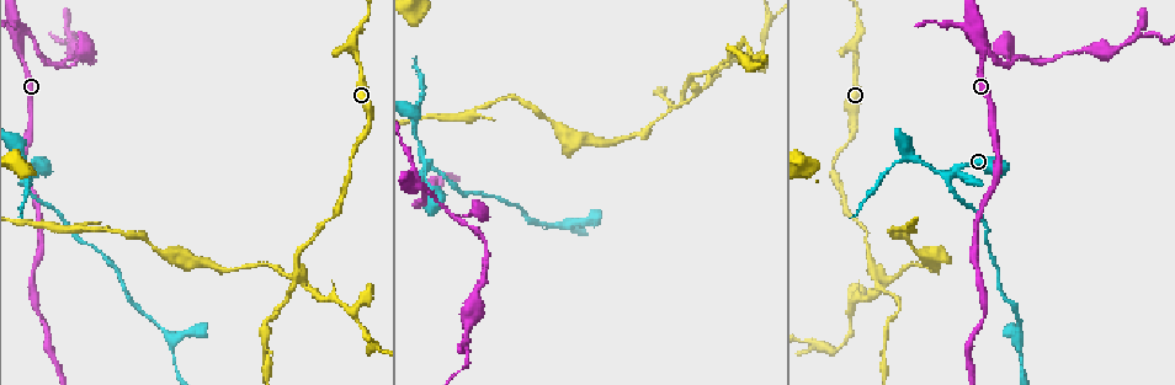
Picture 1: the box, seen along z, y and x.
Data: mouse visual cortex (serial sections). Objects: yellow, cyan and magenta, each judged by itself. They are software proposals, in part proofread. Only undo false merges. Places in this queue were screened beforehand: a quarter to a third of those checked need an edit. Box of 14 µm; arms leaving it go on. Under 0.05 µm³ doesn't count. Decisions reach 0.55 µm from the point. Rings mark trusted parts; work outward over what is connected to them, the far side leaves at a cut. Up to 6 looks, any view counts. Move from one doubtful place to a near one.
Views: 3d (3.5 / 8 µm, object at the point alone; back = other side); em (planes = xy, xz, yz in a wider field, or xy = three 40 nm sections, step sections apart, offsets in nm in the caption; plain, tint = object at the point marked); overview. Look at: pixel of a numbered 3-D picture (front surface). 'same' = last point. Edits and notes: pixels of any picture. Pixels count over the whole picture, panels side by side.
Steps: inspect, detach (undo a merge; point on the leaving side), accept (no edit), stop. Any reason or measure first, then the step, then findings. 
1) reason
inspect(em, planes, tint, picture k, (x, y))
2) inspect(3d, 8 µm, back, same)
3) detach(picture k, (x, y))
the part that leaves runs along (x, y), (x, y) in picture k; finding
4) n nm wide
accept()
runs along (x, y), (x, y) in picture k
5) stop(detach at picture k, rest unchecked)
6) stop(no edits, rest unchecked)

branch point
inspect(3d, 8 µm, back, picture 1, (855, 43))

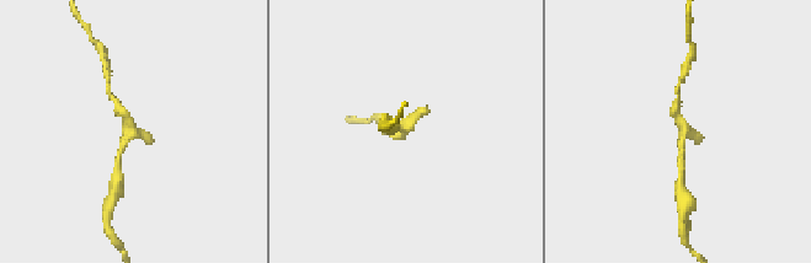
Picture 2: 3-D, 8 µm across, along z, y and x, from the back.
inspect(3d, 3.5 µm, picture 2, (132, 125))

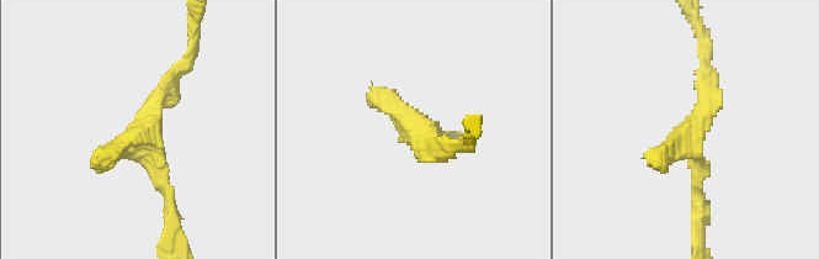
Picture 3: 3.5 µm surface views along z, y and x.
now the EM
inspect(em, planes, tint, picture 3, (417, 130))

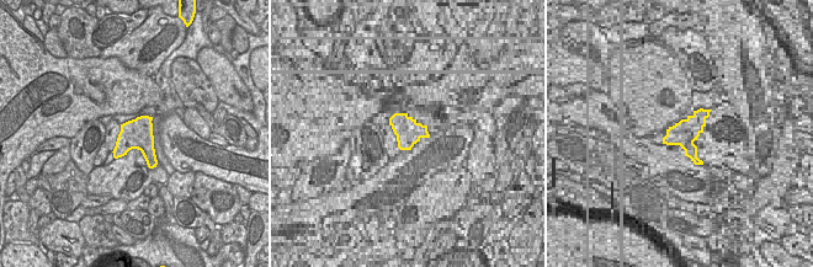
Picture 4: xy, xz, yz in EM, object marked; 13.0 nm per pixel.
accept()
runs along (171, 204), (142, 123), (179, 67) in picture 3; all the same cell

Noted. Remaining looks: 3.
side arm on a straight run
inspect(3d, 3.5 µm, picture 1, (694, 92))

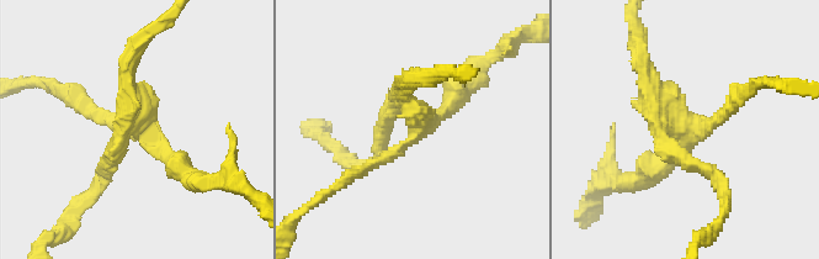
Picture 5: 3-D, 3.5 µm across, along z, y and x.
3 arms; arms of 150, 200, 250 nm
inspect(em, xy, step 1, tint, picture 5, (690, 126))

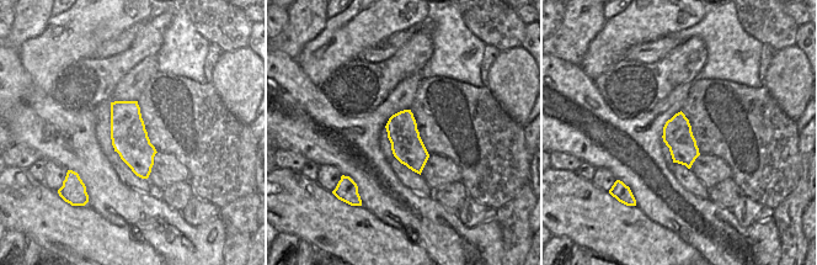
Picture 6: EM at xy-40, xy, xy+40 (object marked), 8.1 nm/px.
detach(picture 5, (445, 106))
the part that leaves runs along (410, 104), (418, 132), (354, 174) in picture 5; two cells meet here

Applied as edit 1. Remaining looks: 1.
stop(detach at picture 5, rest unchecked)

